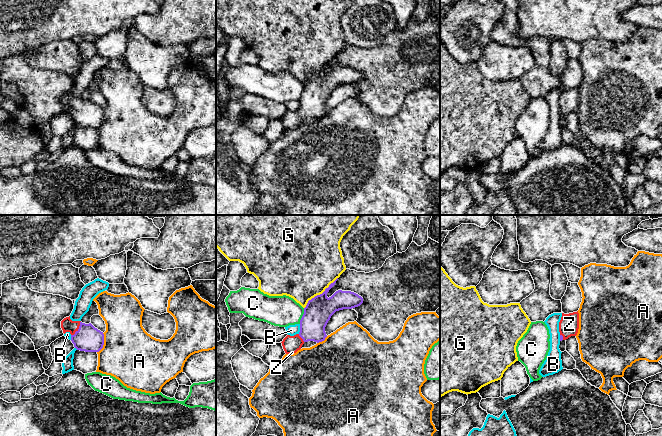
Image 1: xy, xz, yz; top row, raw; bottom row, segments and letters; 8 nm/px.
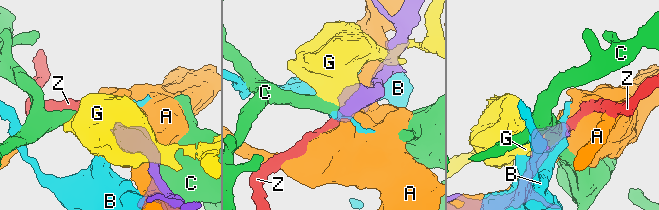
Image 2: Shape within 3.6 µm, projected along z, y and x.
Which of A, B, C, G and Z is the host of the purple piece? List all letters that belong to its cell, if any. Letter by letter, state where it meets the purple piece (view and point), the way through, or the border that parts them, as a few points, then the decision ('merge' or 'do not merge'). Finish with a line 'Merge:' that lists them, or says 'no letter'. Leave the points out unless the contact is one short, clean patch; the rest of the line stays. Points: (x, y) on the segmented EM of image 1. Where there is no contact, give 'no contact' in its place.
A: meets purple in xy at (103, 343); do not merge
B: meets purple in xz at (300, 329); do not merge
C: meets purple in xz at (302, 316); border along xz (304, 308), (304, 313), (299, 323); do not merge
G: meets purple in xz at (320, 294); do not merge
Z: meets purple in xy at (78, 329); runs through xy (88, 338), (78, 329), (67, 325); merge
Merge: Z

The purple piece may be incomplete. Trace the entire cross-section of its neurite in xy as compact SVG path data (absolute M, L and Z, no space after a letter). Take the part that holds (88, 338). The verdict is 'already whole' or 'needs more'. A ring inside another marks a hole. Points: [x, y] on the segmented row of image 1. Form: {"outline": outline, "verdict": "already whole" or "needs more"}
{"outline": "M69 317L61 321L63 333L71 334L71 341L77 350L85 352L99 352L104 345L104 334L91 323L72 321Z", "verdict": "needs more"}

